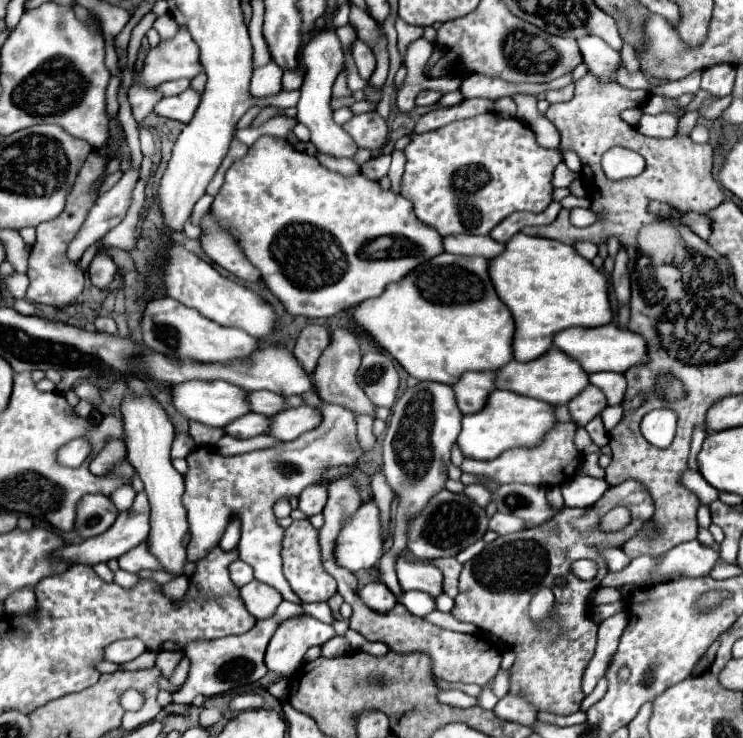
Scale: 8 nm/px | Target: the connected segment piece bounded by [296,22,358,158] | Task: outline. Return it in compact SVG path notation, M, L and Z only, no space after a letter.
M328 22L302 50L302 62L304 62L304 84L302 84L302 96L298 102L298 122L306 124L310 128L312 134L312 142L316 144L316 148L328 156L334 158L354 158L358 146L356 142L350 138L350 134L346 134L342 130L342 126L338 126L332 120L332 110L330 110L330 96L332 96L332 84L336 80L336 76L342 70L344 64L344 54L340 48L340 40L332 28L332 24Z

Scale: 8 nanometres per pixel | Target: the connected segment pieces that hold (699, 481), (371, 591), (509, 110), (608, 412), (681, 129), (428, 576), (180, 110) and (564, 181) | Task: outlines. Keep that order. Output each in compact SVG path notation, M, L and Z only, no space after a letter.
M686 470L686 472L684 472L682 484L684 484L686 488L690 488L690 490L700 498L700 502L706 504L706 506L710 506L714 500L718 500L718 494L720 494L720 492L718 492L716 488L712 488L712 486L702 478L702 474L694 474L694 470Z
M370 582L360 588L360 598L376 612L388 612L396 604L396 596L388 590L384 582Z
M498 98L494 100L494 112L500 116L516 116L516 102L512 98Z
M608 406L608 408L602 412L602 421L608 432L622 420L622 412L624 412L622 406Z
M698 110L694 112L688 112L688 116L684 116L680 120L680 126L678 126L678 134L690 134L690 130L696 126L696 122L702 118L702 114Z
M404 558L396 560L398 582L402 590L422 590L432 598L438 598L442 590L442 572L428 562L410 562Z
M188 88L180 96L162 98L154 106L154 112L158 116L172 118L172 120L178 120L178 122L190 122L194 112L196 112L196 108L198 108L198 104L200 104L200 94L196 90L192 90L192 88Z
M560 162L560 164L556 166L556 170L554 170L552 186L554 186L554 188L566 188L566 186L570 186L570 182L572 182L572 180L576 180L576 178L578 178L578 174L570 172L570 170L568 170L568 166L566 166L564 162Z

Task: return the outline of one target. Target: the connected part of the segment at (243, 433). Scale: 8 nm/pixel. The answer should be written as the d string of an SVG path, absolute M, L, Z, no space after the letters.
M246 414L228 424L224 430L234 438L254 438L260 434L270 434L270 418L262 414Z

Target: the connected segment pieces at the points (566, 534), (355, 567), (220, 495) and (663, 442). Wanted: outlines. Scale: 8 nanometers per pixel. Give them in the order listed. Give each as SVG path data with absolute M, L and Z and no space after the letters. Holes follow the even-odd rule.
M626 480L624 484L608 488L596 506L562 508L560 514L554 514L540 526L496 538L494 542L486 544L486 548L472 558L472 562L464 564L460 574L460 594L452 608L452 616L502 638L510 648L514 648L516 661L510 668L510 692L522 692L538 708L538 712L566 716L580 710L580 702L584 700L580 680L594 656L598 632L598 624L592 622L592 604L588 598L608 574L608 566L600 550L622 548L624 542L636 534L636 526L646 522L652 512L654 502L648 490L636 480ZM616 506L630 508L631 521L628 526L618 532L598 530L600 518ZM580 558L590 558L598 564L598 576L594 580L580 582L580 578L570 572L572 562ZM558 576L564 576L568 586L554 586L554 578ZM540 586L554 588L556 616L554 620L548 620L546 626L536 628L528 618L528 602Z
M368 502L356 510L356 514L340 530L336 542L336 562L352 572L372 568L384 554L382 550L382 522L380 510L374 502Z
M322 402L320 410L324 416L322 426L276 448L254 450L238 456L220 456L208 448L196 448L186 458L188 472L184 476L184 508L188 510L191 534L187 545L188 561L196 562L196 558L206 556L208 550L220 542L228 520L236 514L241 521L241 538L237 547L239 558L254 568L256 580L276 588L284 600L300 604L300 598L292 592L288 580L282 574L280 542L284 528L276 524L272 506L278 498L300 496L306 486L320 480L328 466L354 464L356 454L362 452L356 438L356 420L352 412L340 404L330 402Z
M667 407L648 412L642 418L642 434L650 444L659 448L667 448L671 444L677 426L676 413Z

